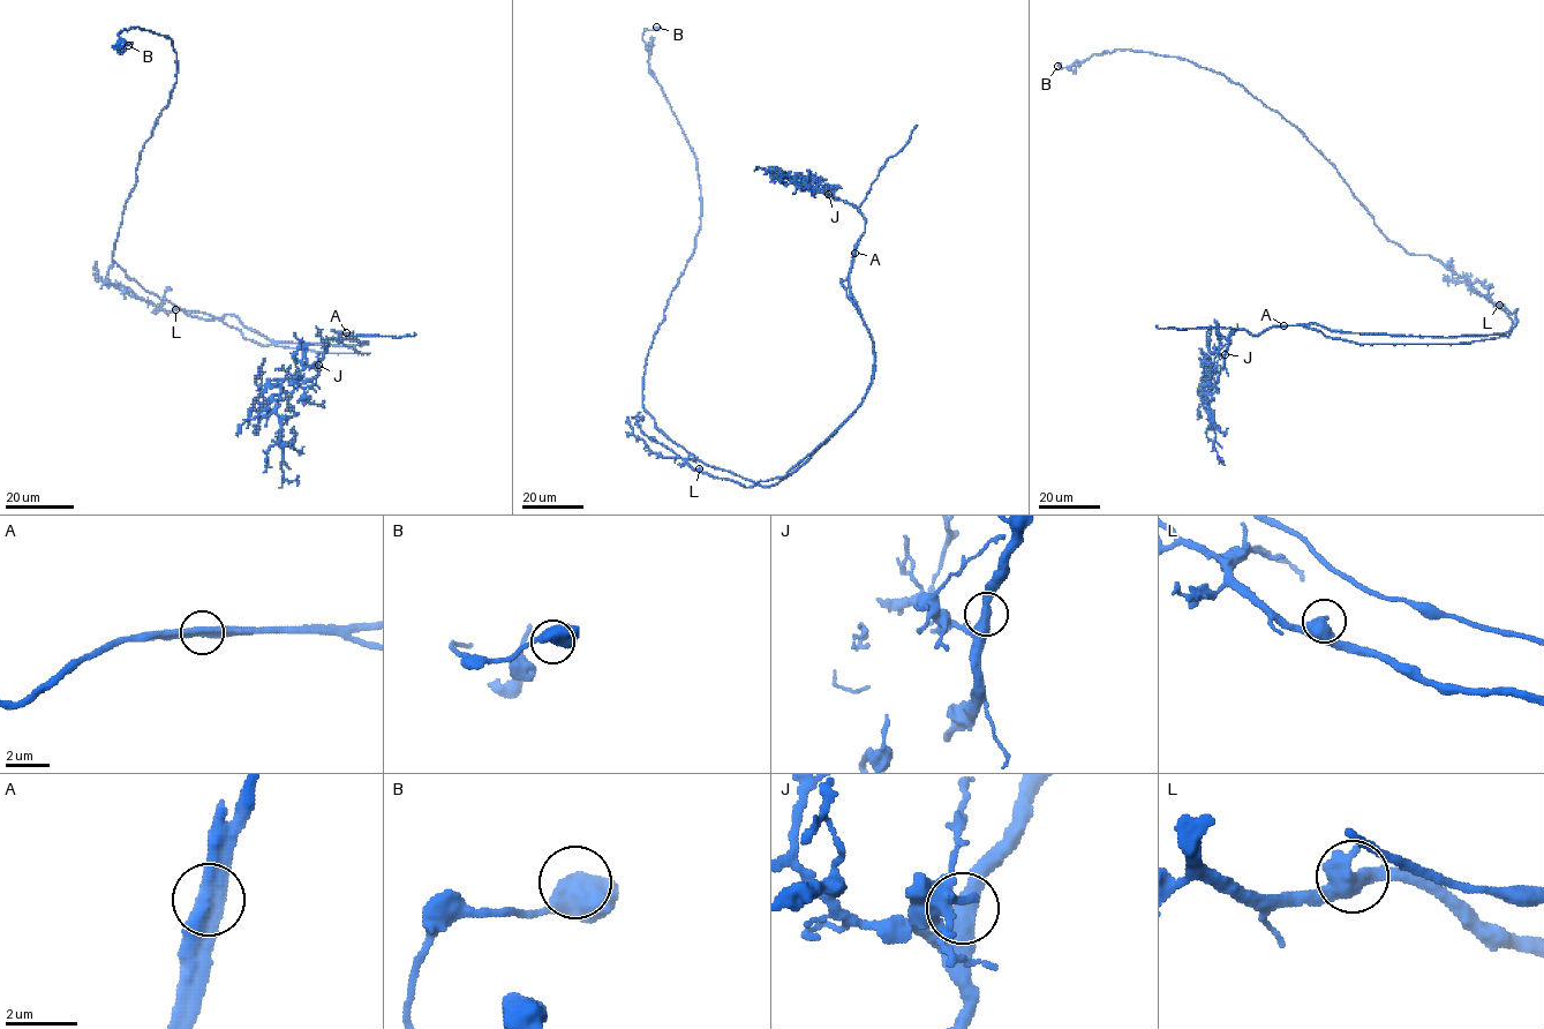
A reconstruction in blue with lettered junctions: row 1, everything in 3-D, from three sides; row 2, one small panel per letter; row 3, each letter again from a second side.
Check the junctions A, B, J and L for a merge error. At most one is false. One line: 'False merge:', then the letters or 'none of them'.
False merge: A

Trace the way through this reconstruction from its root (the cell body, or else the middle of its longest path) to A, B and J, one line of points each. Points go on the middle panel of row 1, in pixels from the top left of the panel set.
A: (789, 471), (849, 418), (873, 380), (874, 344), (849, 285), (855, 252)
B: (789, 471), (754, 482), (705, 465), (644, 407), (701, 215), (693, 149), (649, 68), (656, 27)
J: (789, 471), (859, 405), (874, 372), (874, 344), (849, 285), (852, 254), (865, 218), (852, 205), (828, 194)

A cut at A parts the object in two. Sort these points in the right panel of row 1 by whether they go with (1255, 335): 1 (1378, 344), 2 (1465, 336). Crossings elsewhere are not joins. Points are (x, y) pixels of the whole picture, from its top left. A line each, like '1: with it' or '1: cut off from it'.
1: with it
2: cut off from it

